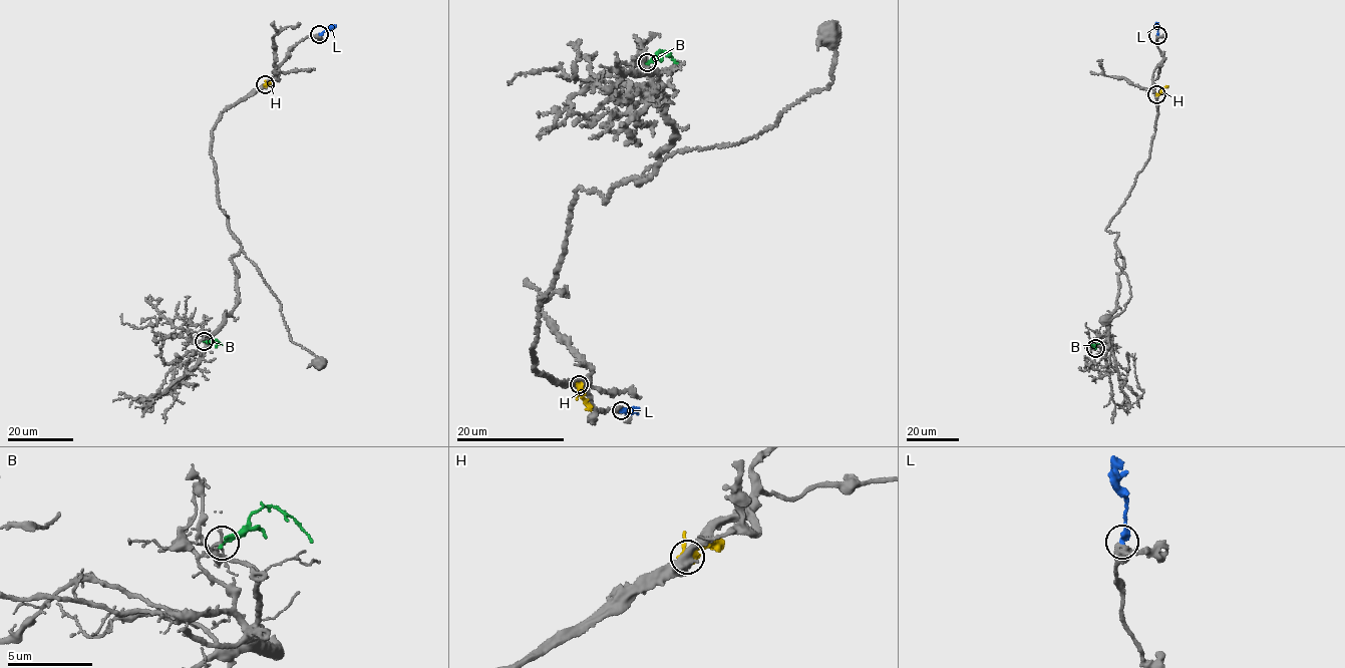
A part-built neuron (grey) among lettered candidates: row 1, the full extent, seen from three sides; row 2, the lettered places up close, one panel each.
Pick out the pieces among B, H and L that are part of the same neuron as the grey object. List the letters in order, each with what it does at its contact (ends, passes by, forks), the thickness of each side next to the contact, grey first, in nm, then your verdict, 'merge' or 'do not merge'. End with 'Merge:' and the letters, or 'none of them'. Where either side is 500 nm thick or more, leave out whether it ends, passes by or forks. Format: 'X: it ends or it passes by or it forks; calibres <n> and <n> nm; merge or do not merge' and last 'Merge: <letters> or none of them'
B: it ends; calibres 160 and 240 nm; do not merge
H: calibres 600 and 500 nm; do not merge
L: it ends; calibres 440 and 360 nm; merge
Merge: L

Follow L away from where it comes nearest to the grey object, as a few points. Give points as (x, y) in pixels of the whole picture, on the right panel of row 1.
L: (1157, 35), (1155, 21)

